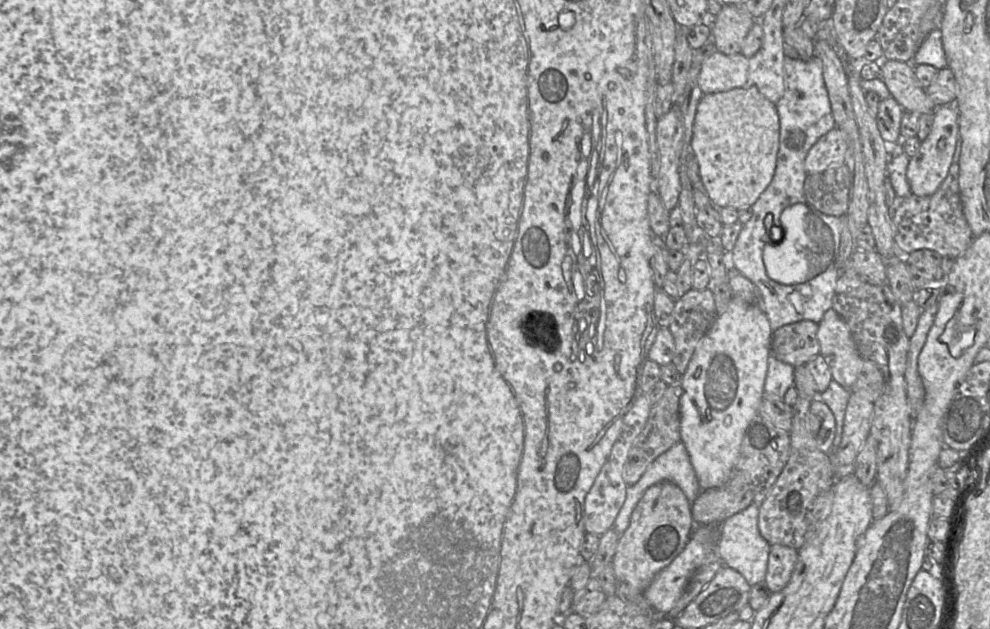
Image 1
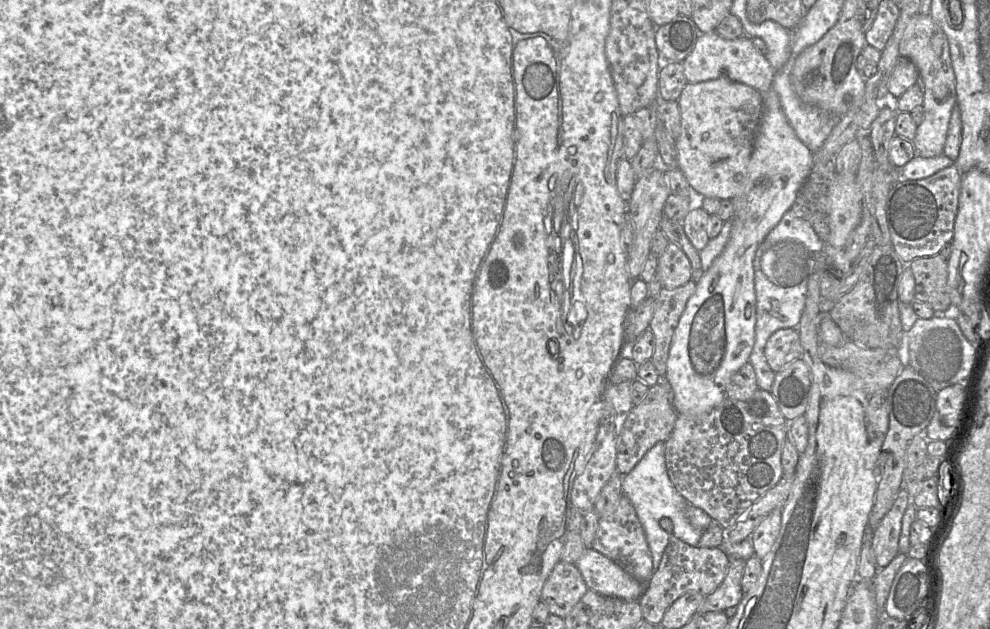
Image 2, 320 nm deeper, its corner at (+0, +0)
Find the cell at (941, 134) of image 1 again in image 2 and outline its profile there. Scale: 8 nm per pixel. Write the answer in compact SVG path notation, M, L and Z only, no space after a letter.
M918 14L907 25L899 44L900 56L909 58L917 67L924 92L924 120L912 141L922 157L943 154L952 109L957 104L956 78L952 66L948 39L930 15Z

